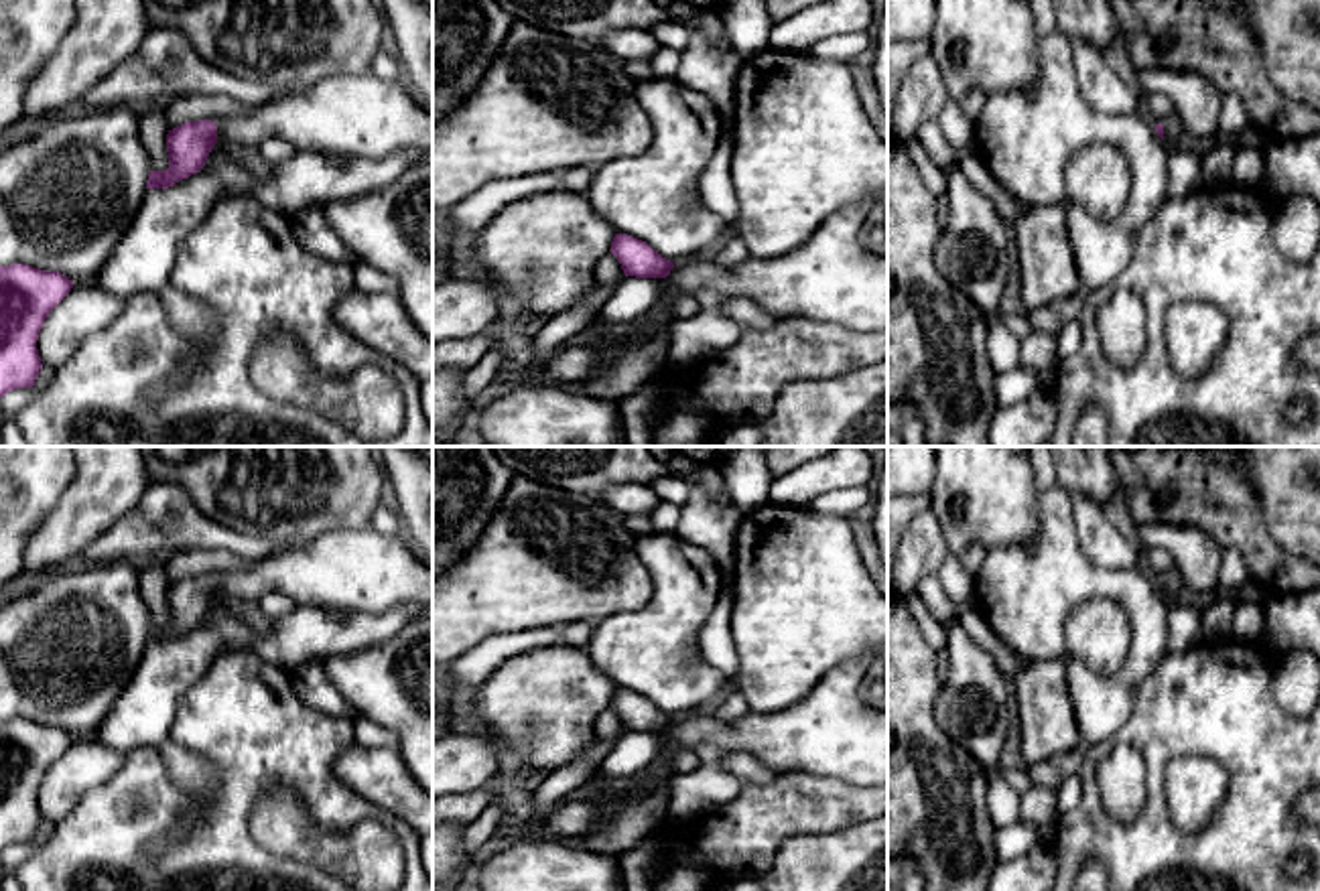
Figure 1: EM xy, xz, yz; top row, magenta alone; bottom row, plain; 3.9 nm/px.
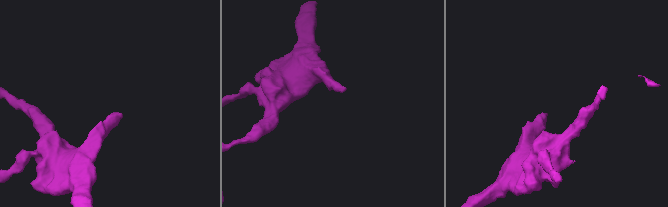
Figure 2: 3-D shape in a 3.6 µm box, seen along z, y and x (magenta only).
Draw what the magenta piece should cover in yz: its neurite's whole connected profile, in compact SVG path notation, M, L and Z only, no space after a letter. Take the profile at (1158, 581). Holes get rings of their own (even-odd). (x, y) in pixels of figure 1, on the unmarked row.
M1176 566L1156 578L1156 587L1168 601L1186 593L1182 572Z

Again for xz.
M873 658L839 666L798 704L770 714L749 710L735 725L723 725L711 710L672 718L628 688L615 688L609 706L625 731L666 733L684 749L713 743L731 755L749 753L776 773L885 785L887 704L873 708L867 692L879 668Z

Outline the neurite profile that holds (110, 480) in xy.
M73 447L77 473L30 536L22 572L41 572L81 558L150 485L138 447Z

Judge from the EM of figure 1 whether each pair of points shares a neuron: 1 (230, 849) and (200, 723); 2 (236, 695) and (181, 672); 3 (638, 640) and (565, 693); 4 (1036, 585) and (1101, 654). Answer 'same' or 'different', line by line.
1: same
2: different
3: different
4: different

